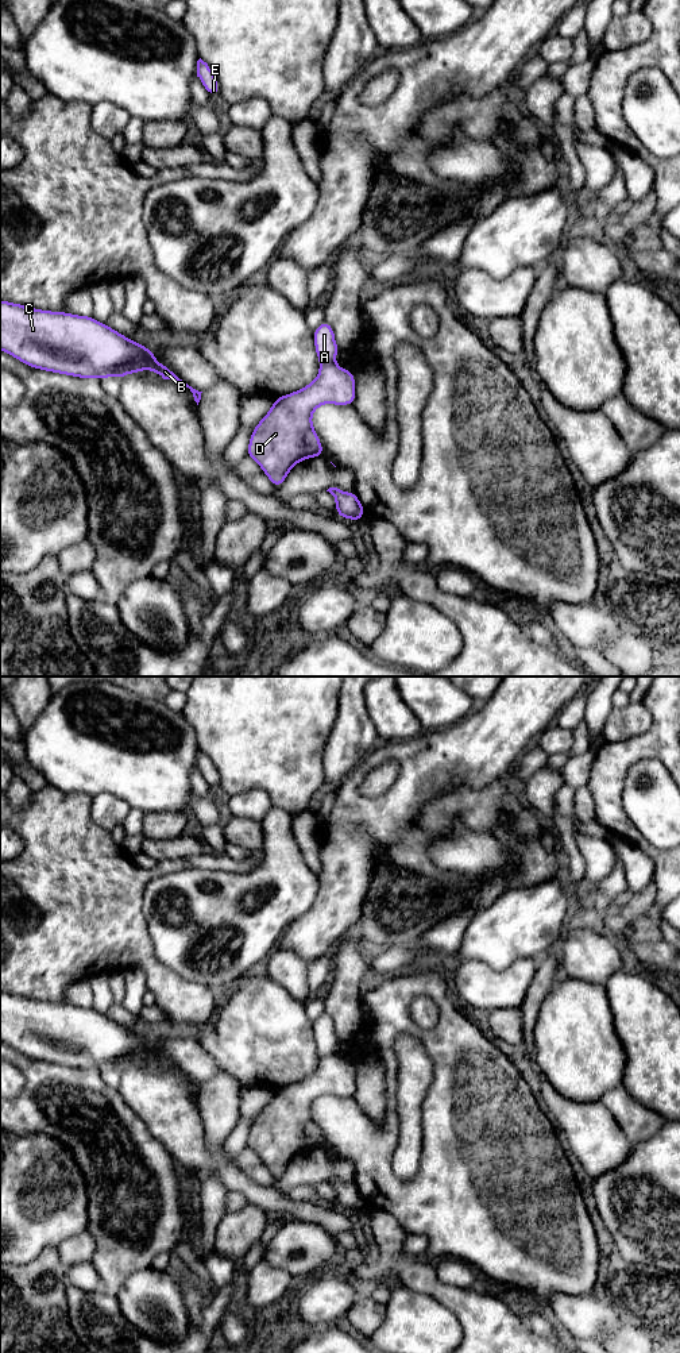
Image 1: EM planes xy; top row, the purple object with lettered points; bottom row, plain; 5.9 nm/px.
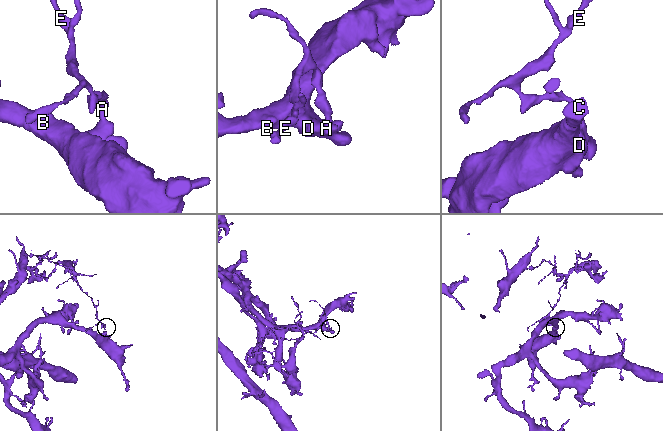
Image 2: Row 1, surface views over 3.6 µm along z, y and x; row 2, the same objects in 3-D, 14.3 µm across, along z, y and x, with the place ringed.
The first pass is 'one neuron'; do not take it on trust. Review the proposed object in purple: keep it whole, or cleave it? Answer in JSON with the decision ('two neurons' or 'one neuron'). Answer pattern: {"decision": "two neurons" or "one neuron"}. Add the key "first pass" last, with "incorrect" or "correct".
{"decision": "two neurons", "first pass": "incorrect"}

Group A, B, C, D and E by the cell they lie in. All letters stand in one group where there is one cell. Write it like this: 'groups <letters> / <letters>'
groups A E / B C D

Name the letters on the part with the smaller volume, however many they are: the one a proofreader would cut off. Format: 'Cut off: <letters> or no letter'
Cut off: A, E

